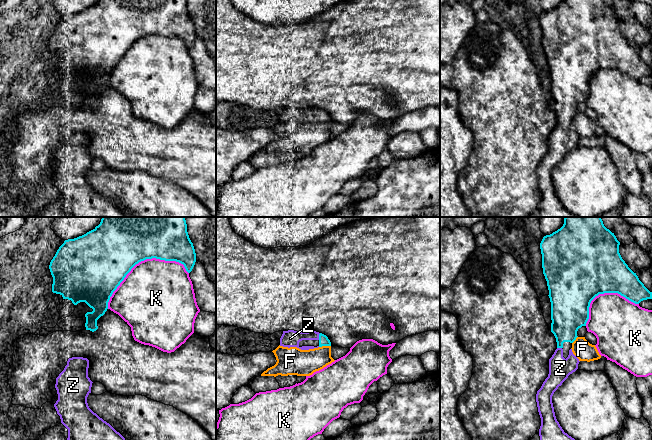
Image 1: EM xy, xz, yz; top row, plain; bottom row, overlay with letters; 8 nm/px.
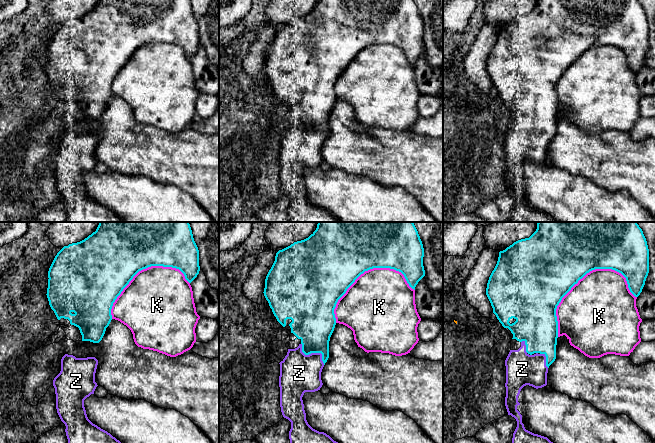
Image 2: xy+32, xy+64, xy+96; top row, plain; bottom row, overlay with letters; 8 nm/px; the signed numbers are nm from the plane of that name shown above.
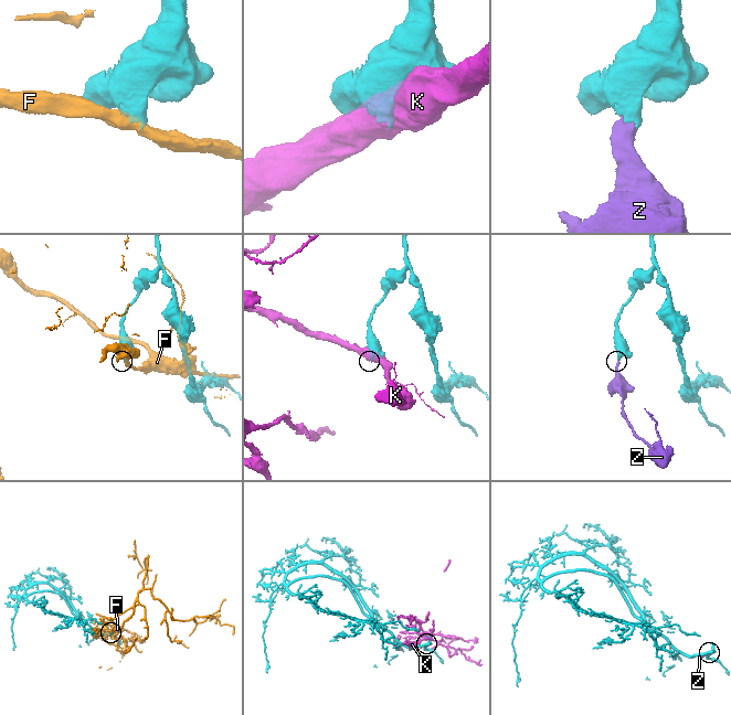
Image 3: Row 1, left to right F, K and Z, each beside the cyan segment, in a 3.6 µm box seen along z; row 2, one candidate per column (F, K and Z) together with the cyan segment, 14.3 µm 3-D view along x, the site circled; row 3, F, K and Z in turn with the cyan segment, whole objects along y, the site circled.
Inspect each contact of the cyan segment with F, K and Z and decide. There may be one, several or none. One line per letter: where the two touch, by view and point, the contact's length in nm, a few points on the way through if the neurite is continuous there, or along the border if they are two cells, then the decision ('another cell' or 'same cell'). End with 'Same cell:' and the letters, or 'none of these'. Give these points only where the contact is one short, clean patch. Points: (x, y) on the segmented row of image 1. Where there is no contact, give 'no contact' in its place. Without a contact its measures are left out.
F: meets cyan in xz at (324, 345); contact 100 nm long; another cell
K: meets cyan in xy at (141, 260); contact 700 nm long; another cell
Z: meets cyan in xz at (319, 336); contact 60 nm long; same cell
Same cell: Z

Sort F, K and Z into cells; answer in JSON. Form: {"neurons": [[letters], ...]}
{"neurons": [["F"], ["K"], ["Z"]]}

